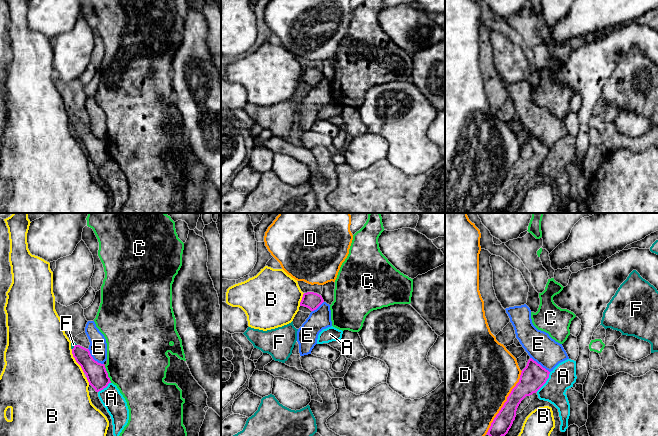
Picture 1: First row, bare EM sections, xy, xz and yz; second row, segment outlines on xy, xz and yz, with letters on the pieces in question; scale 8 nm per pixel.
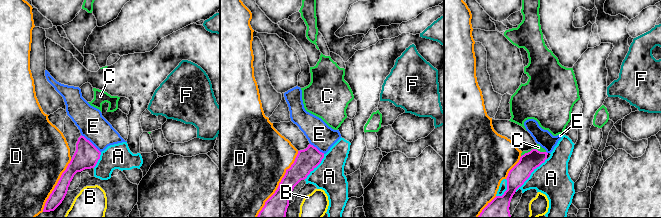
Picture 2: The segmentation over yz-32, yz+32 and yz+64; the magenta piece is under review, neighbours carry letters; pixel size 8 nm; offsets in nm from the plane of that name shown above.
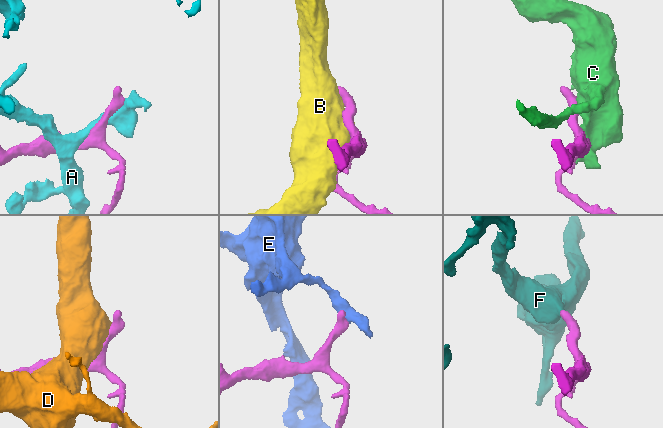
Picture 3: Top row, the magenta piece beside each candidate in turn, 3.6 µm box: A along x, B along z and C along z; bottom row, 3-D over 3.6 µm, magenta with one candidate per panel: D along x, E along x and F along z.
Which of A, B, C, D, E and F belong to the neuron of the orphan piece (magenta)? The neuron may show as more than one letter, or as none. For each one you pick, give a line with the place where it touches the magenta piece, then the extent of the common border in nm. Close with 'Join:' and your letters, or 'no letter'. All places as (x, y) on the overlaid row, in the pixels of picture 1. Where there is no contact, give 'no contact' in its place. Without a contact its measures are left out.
F: meets magenta in xy at (74, 347); contact 60 nm long
Join: F

